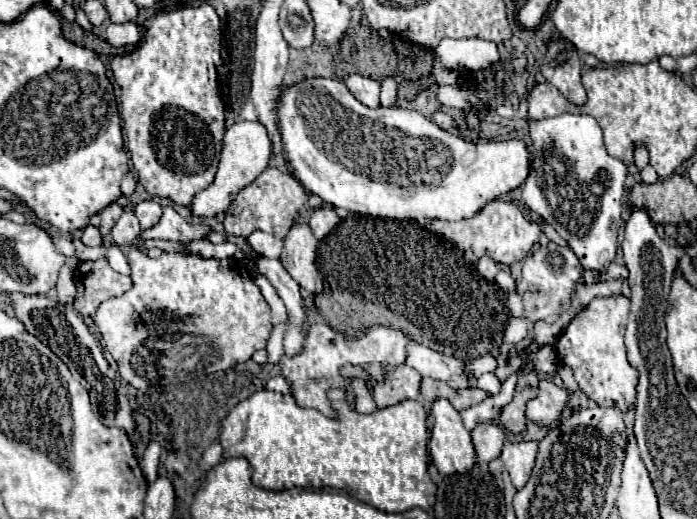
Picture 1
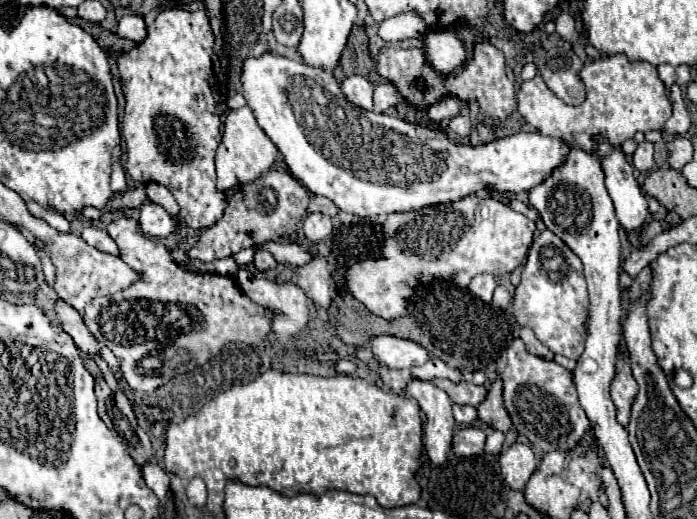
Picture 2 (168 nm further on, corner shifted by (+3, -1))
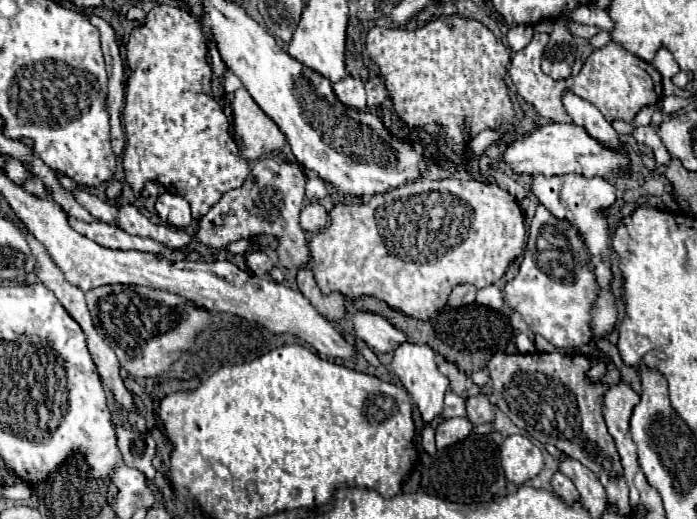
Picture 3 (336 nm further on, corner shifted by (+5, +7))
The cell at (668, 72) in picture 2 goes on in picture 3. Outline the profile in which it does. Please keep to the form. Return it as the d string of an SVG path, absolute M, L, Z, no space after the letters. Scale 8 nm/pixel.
M660 49L660 51L656 53L652 65L660 71L660 75L662 75L664 79L672 79L672 77L680 71L678 63L674 61L674 57L672 57L672 53L670 53L668 49Z

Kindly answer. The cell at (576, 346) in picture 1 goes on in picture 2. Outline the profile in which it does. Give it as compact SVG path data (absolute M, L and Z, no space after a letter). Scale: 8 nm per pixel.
M620 351L620 357L616 361L616 377L612 379L610 395L612 395L612 401L616 405L618 423L622 423L624 427L628 425L630 405L632 405L636 393L638 393L638 385L632 377L632 371L630 371L630 359L626 353Z

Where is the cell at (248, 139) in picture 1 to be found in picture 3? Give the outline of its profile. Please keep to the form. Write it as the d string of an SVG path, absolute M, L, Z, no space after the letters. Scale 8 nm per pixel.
M240 87L236 91L234 103L234 129L236 137L242 143L242 155L248 161L262 157L274 149L280 149L286 143L286 135L278 129L278 125L254 103L250 93Z

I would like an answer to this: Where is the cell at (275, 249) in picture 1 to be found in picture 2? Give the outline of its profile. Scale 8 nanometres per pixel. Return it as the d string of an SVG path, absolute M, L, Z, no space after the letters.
M258 249L258 251L254 253L254 267L256 267L258 271L268 271L268 269L274 269L274 267L276 267L276 259L274 259L268 251Z

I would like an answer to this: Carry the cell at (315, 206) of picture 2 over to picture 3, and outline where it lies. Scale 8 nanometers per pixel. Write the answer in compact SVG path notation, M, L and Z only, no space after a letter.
M310 175L308 181L306 181L306 197L310 201L320 201L324 199L328 193L326 193L326 187L324 187L324 181L316 175Z

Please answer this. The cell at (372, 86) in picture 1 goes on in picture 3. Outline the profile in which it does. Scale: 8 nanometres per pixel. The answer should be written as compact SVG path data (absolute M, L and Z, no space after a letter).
M346 77L338 83L332 85L334 95L338 97L338 101L342 101L346 107L364 111L366 109L366 91L364 91L364 83L360 79L354 77Z

